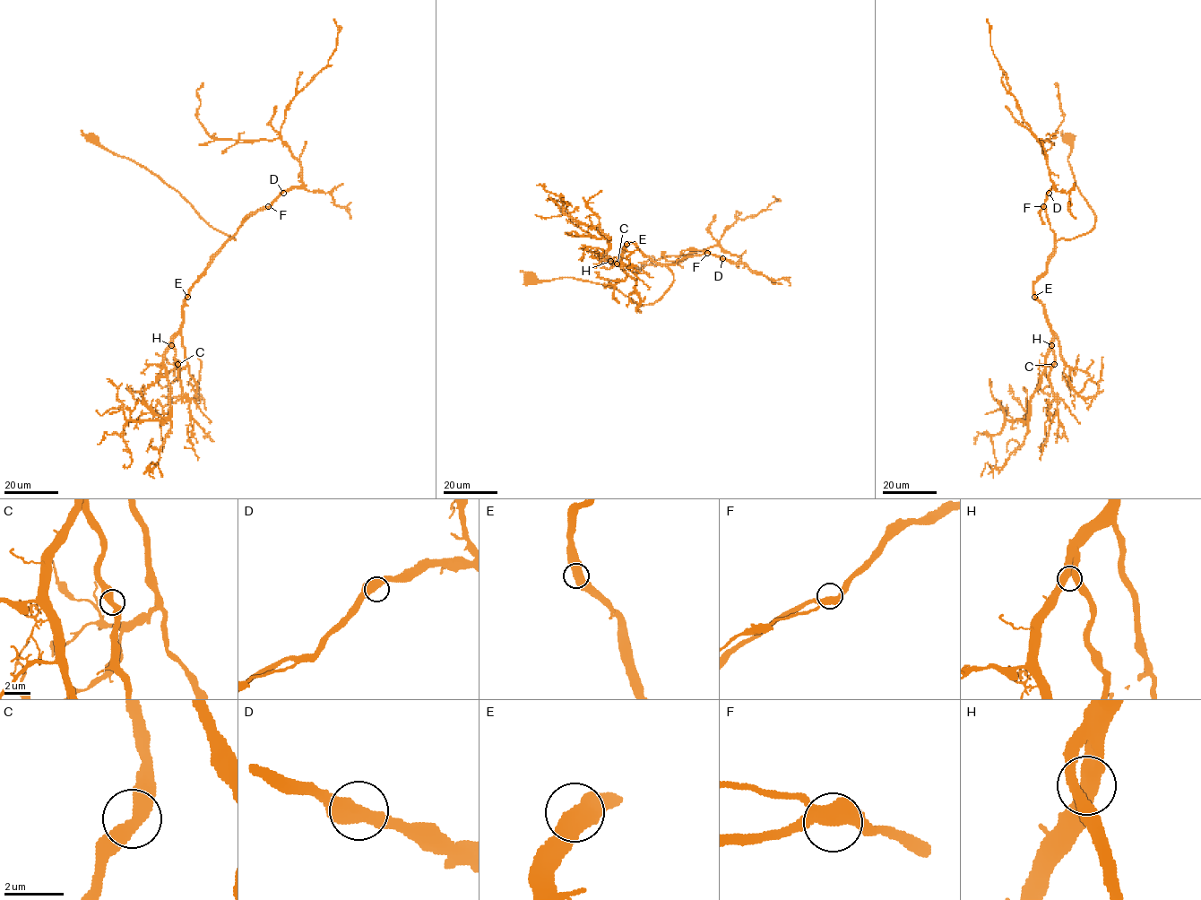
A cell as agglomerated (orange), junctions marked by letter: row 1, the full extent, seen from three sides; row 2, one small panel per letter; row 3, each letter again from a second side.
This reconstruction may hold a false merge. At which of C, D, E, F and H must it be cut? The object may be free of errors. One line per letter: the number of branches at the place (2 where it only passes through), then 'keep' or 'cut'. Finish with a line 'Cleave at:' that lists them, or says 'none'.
C: 2 | keep
D: 2 | keep
E: 2 | keep
F: 2 | keep
H: 2 | keep
Cleave at: none

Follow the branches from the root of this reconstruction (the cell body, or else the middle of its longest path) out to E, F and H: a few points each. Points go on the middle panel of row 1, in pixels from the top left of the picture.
E: (531, 278), (588, 281), (616, 289), (638, 304), (652, 303), (671, 283), (672, 272), (634, 244), (626, 244)
F: (531, 278), (588, 281), (648, 305), (673, 281), (667, 264), (707, 253)
H: (531, 278), (601, 283), (640, 305), (658, 300), (673, 281), (669, 269), (632, 243), (619, 259), (610, 261)

